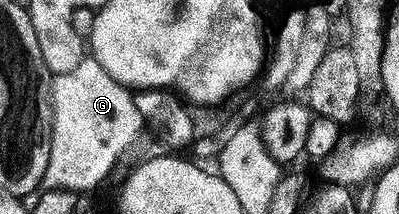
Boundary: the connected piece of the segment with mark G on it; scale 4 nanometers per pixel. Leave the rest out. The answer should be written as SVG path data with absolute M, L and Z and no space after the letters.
M87 59L83 63L79 63L79 67L75 67L75 71L67 71L67 75L57 77L53 81L53 142L51 143L51 163L47 163L47 175L43 175L43 183L41 189L47 193L63 192L76 193L78 195L89 195L92 189L97 189L128 157L133 157L136 153L145 153L149 149L149 141L151 142L151 134L145 128L145 120L143 115L139 115L139 109L134 96L130 90L126 89L115 79L111 79L111 75L107 75L107 71L103 71L103 67L99 67L99 63L92 59Z

